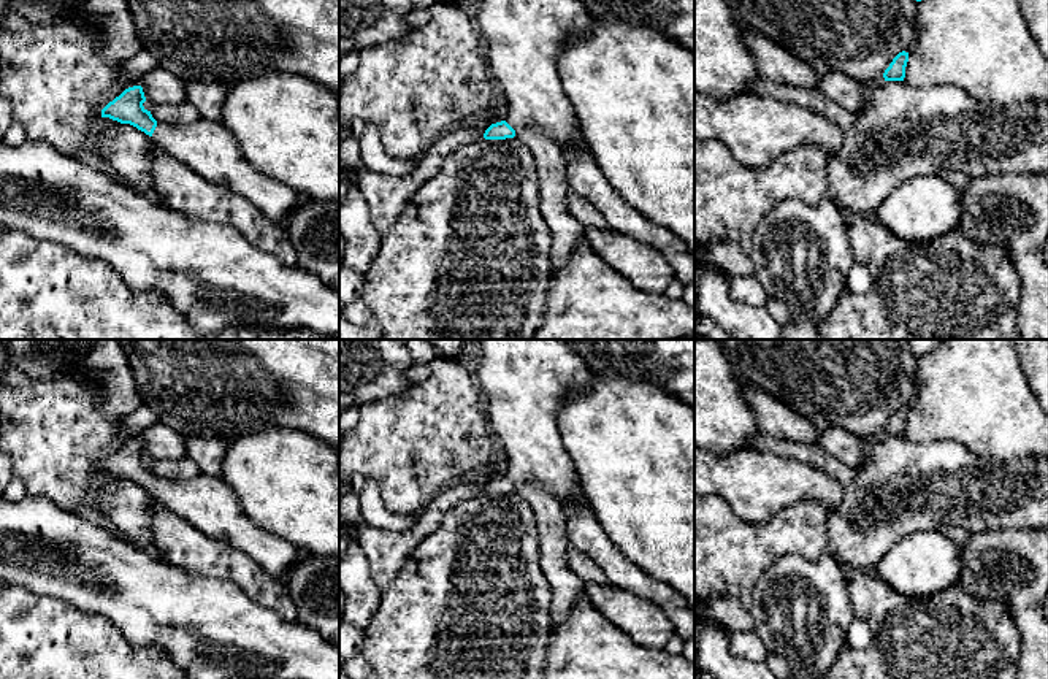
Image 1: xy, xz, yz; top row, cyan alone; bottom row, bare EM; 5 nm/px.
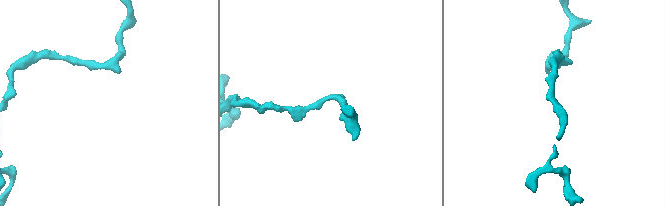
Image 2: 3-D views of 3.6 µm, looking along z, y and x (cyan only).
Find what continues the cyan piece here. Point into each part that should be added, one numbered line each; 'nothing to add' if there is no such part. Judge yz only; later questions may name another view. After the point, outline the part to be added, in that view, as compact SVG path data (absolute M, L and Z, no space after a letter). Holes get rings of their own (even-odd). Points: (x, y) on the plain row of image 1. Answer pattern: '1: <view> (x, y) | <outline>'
nothing to add

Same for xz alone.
1: xz (524, 383) | M469 340L476 347L476 382L484 397L484 408L493 438L509 460L506 478L515 485L534 482L553 493L563 506L590 506L558 430L558 409L569 392L590 386L593 373L566 340ZM590 506L591 508L591 506Z

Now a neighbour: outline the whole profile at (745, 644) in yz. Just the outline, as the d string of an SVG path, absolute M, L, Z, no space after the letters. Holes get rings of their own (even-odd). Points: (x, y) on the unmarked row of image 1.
M752 631L731 633L731 654L752 662L764 662L766 649L759 636Z

